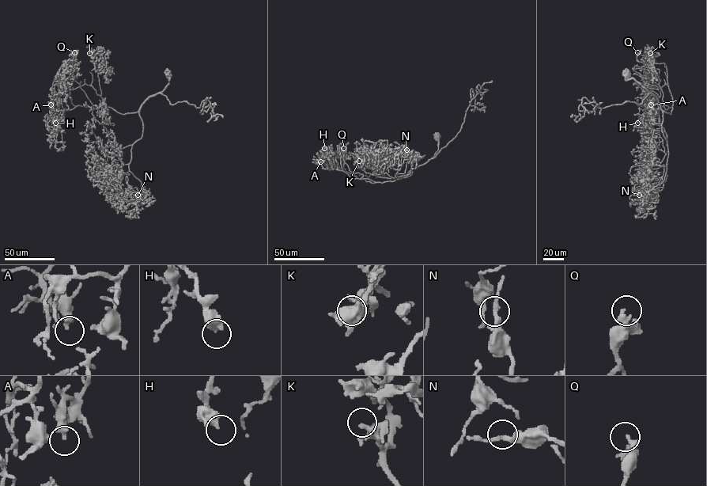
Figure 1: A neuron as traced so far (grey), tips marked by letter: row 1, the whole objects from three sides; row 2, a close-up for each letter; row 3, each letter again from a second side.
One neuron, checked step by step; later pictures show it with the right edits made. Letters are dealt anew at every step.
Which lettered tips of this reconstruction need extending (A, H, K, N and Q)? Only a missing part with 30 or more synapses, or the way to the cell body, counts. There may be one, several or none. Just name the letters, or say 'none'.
none

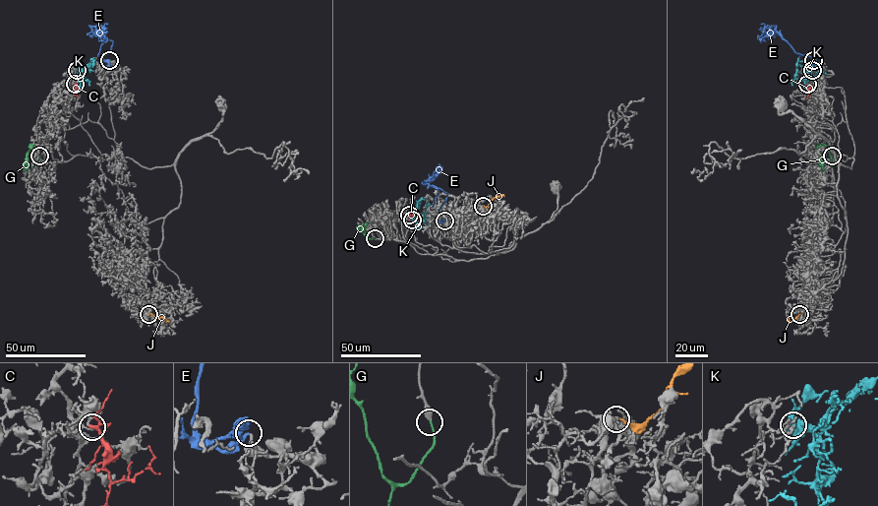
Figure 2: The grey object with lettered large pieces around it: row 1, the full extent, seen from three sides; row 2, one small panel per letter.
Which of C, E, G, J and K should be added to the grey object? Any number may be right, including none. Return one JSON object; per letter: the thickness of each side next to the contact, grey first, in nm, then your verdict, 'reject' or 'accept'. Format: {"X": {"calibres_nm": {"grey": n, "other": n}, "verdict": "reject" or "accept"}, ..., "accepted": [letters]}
{"C": {"calibres_nm": {"grey": 110, "other": 190}, "verdict": "reject"}, "E": {"calibres_nm": {"grey": 200, "other": 320}, "verdict": "reject"}, "G": {"calibres_nm": {"grey": 420, "other": 150}, "verdict": "accept"}, "J": {"calibres_nm": {"grey": 480, "other": 150}, "verdict": "reject"}, "K": {"calibres_nm": {"grey": 240, "other": 240}, "verdict": "accept"}, "accepted": ["G", "K"]}

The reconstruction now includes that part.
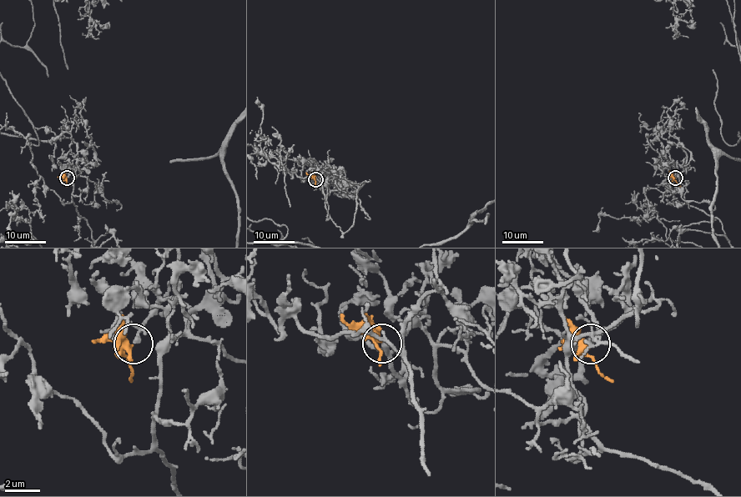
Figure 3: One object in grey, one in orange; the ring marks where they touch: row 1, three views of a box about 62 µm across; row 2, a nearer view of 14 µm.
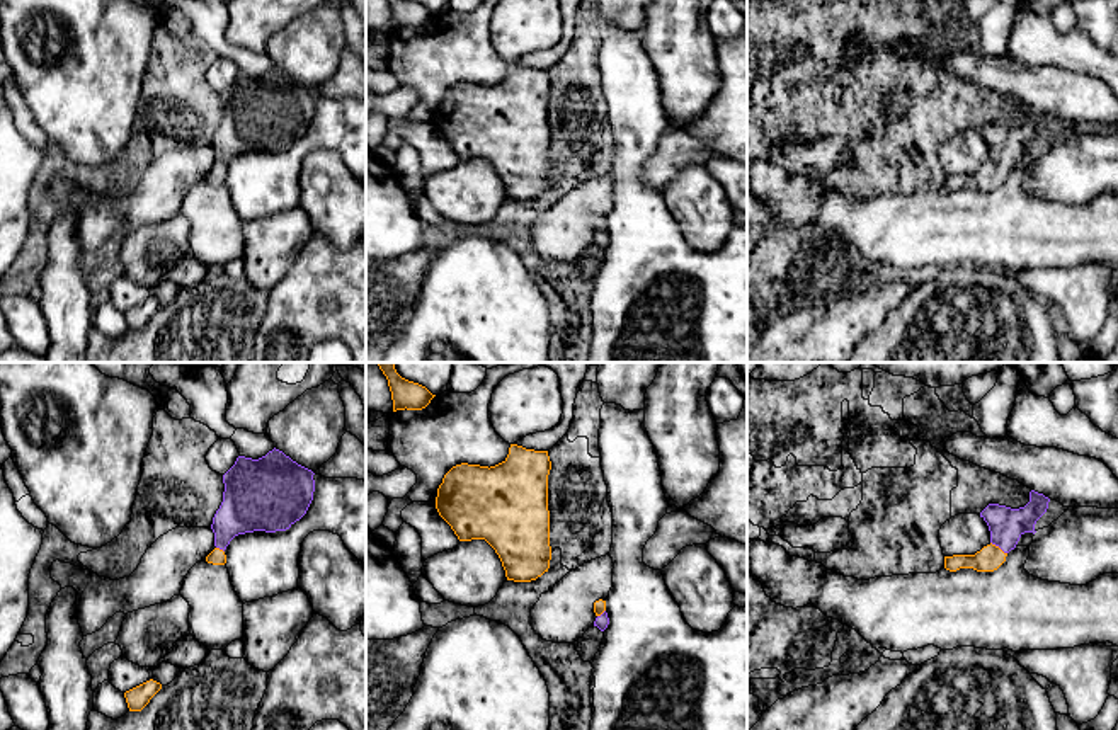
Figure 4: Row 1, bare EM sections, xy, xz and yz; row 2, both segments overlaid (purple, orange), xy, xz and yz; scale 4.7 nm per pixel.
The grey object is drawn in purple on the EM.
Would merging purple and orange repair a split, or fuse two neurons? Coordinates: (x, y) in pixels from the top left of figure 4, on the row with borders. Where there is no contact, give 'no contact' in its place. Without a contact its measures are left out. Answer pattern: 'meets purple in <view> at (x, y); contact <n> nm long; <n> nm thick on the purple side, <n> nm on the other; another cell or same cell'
meets purple in yz at (999, 547); contact 100 nm long; 170 nm thick on the purple side, 120 nm on the other; same cell

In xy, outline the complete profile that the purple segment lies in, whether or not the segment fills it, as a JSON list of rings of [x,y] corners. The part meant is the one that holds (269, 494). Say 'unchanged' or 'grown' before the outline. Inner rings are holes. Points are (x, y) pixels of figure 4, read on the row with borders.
grown | [[[276,448],[259,459],[238,456],[223,475],[223,502],[211,524],[216,548],[206,562],[225,565],[225,550],[238,534],[289,529],[313,500],[313,475]]]

